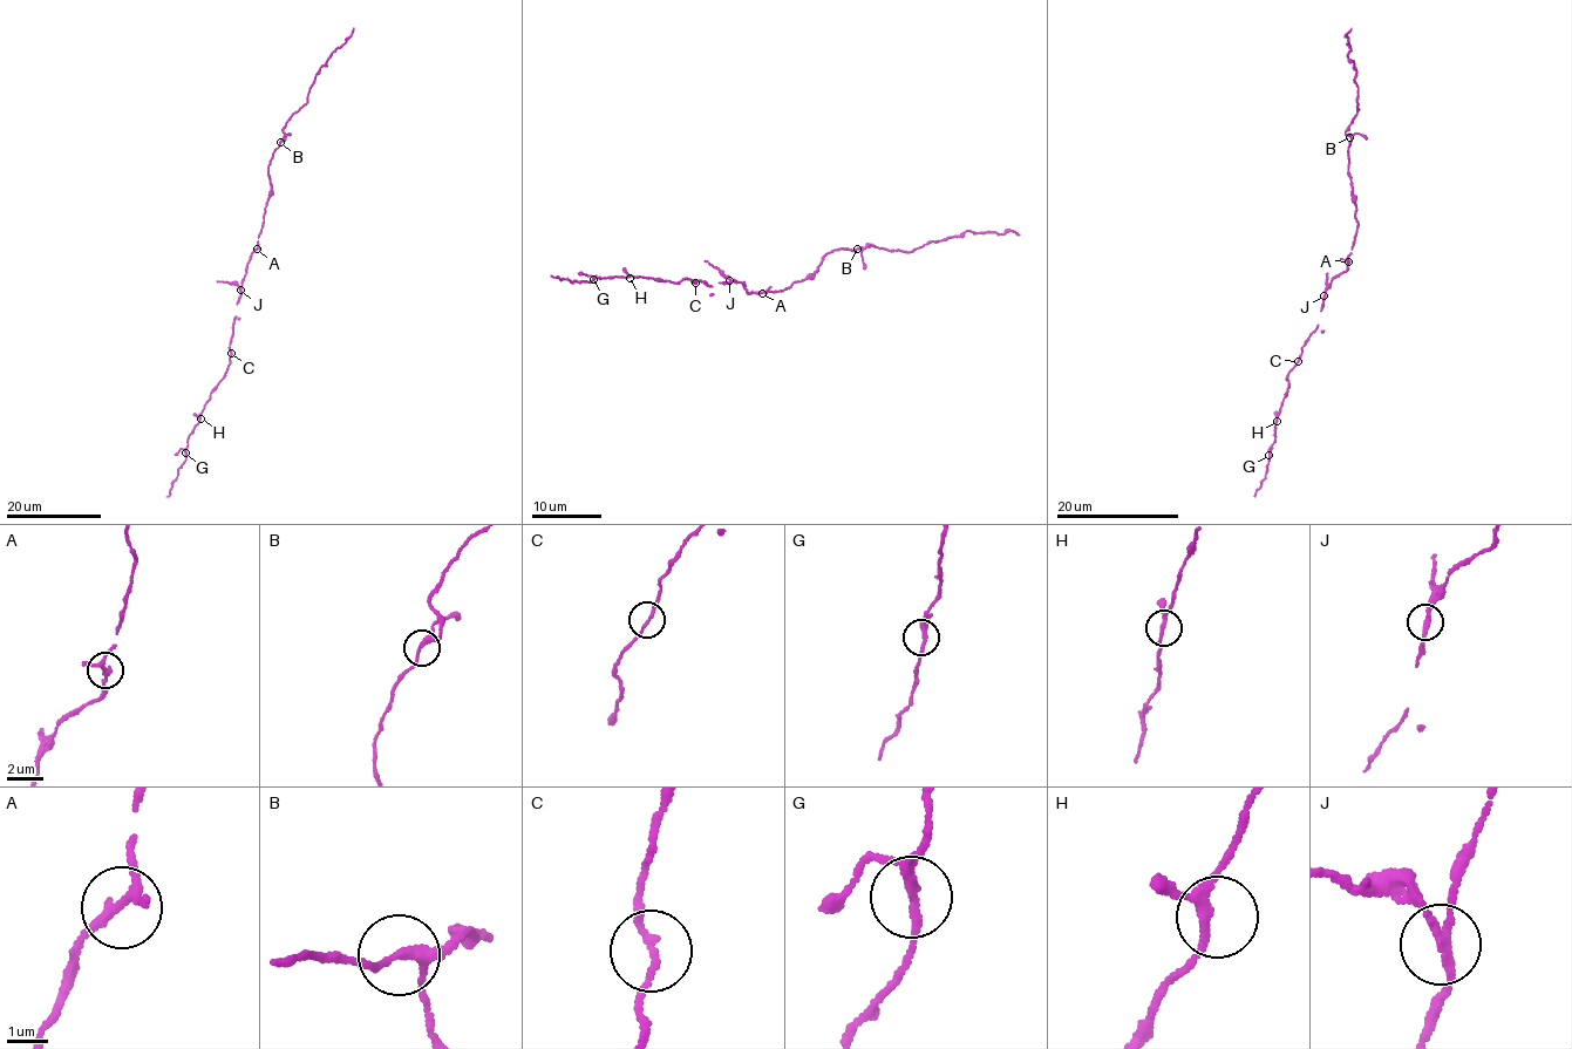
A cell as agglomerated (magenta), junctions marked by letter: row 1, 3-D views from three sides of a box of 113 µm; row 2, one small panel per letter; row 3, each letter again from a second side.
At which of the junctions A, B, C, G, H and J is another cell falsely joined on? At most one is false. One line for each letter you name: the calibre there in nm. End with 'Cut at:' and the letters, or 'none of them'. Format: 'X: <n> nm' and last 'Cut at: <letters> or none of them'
J: 170 nm
Cut at: J

